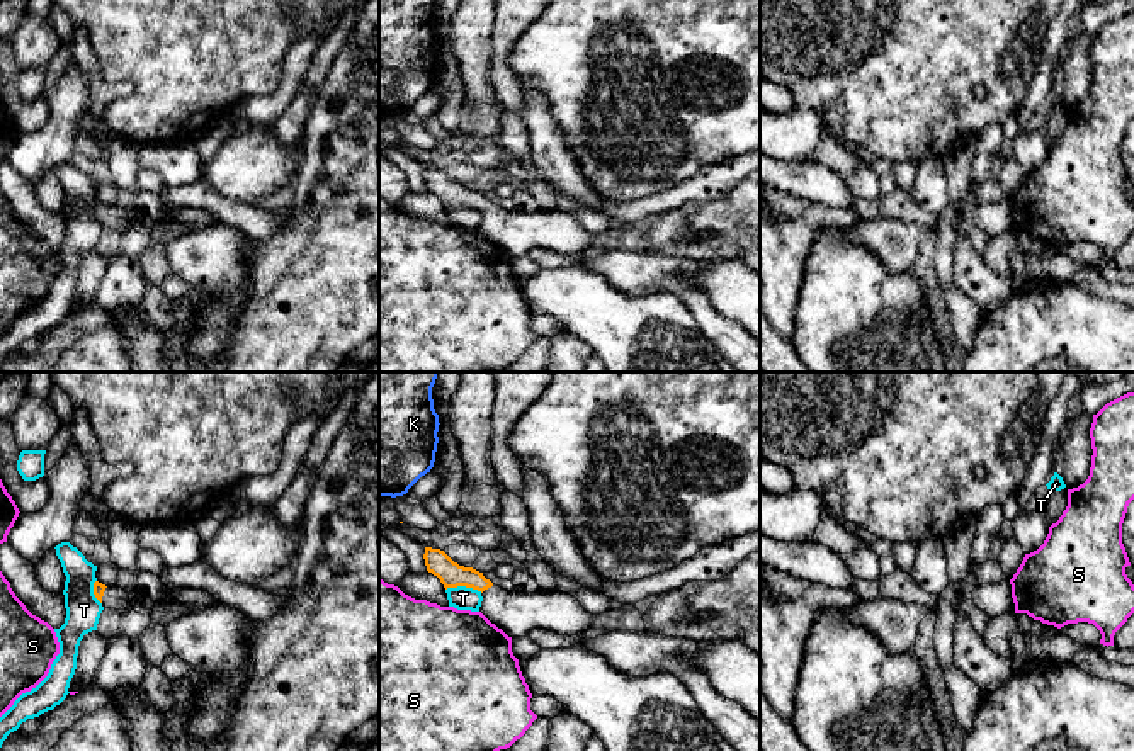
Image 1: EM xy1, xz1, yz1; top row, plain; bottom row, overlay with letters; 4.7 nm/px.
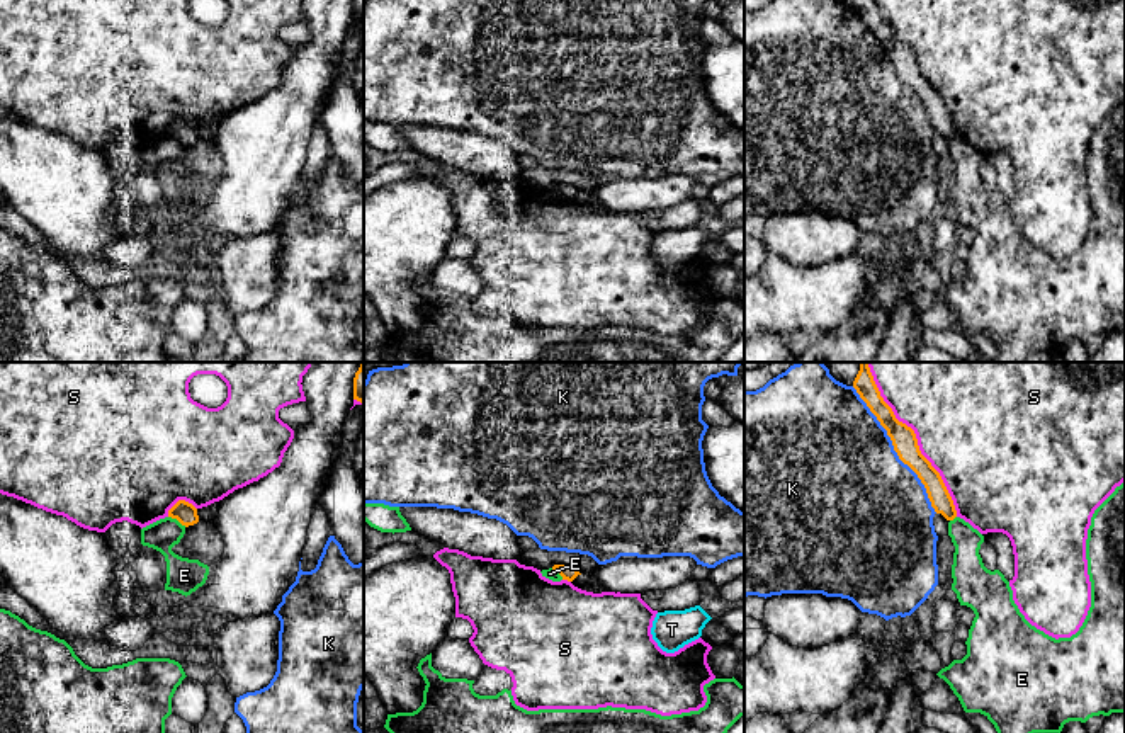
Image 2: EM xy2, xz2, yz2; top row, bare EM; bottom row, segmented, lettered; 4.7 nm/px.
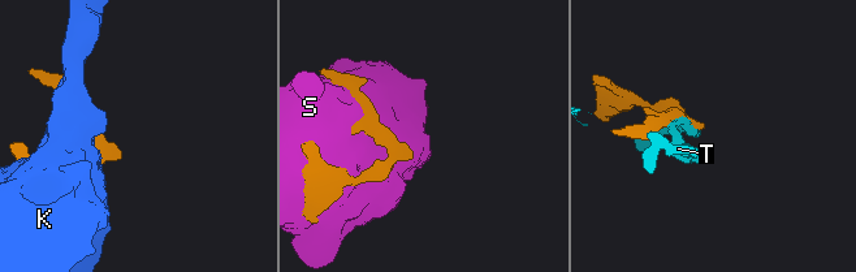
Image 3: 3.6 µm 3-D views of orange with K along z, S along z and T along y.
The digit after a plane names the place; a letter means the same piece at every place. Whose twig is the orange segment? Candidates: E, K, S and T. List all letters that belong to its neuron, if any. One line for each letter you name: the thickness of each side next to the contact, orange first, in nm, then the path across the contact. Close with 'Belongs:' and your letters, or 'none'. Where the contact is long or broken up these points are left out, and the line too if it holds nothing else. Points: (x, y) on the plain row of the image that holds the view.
Belongs: none

